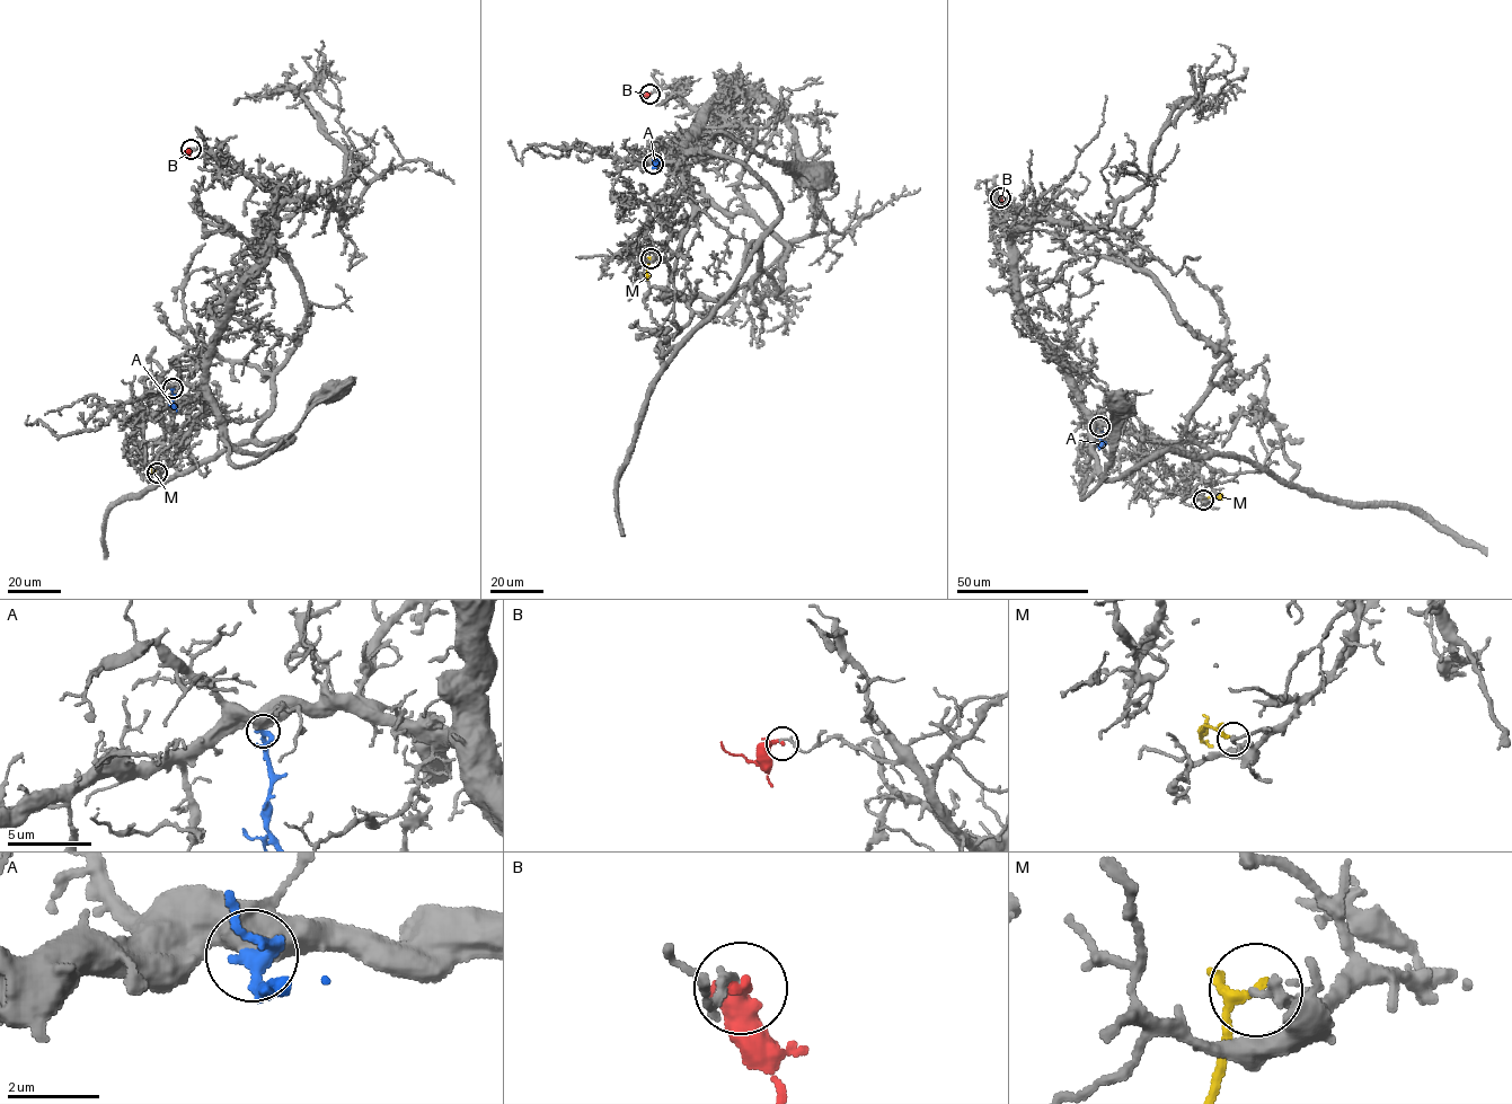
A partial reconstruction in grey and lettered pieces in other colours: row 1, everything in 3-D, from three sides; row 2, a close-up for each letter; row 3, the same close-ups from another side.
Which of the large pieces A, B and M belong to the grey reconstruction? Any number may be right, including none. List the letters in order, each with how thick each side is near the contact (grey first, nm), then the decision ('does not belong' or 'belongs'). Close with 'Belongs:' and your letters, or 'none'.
A: 650/280 nm | belongs
B: 150/260 nm | does not belong
M: 240/190 nm | does not belong
Belongs: A

